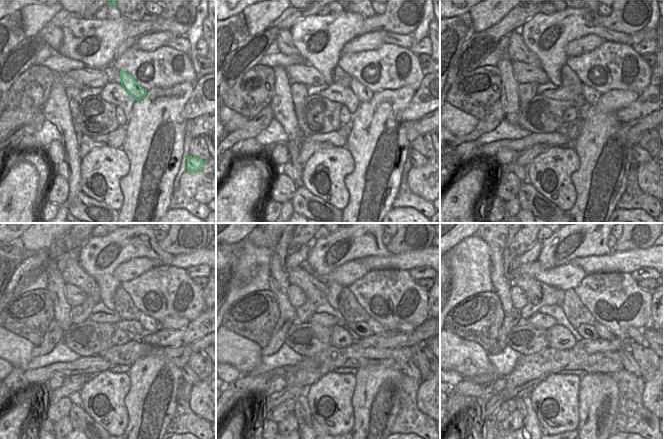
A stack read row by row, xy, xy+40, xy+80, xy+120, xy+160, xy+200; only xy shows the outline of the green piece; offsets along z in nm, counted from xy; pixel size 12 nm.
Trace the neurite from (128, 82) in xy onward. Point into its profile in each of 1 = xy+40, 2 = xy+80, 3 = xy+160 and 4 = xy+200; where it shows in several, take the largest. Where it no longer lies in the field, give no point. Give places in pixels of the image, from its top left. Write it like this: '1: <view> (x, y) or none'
1: xy+40 (364, 94)
2: xy+80 (591, 96)
3: xy+160 (378, 329)
4: xy+200 (605, 333)

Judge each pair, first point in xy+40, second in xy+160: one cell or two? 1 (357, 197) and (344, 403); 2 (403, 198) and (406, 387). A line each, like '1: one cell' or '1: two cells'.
1: two cells
2: one cell

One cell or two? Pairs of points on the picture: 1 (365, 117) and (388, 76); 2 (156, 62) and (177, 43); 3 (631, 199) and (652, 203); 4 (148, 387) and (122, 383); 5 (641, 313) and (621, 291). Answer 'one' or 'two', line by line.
1: two
2: two
3: one
4: two
5: one

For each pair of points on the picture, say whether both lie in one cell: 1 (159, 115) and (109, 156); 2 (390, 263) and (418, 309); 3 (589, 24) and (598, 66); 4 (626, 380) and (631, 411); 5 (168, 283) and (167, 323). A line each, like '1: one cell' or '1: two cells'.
1: two cells
2: two cells
3: two cells
4: one cell
5: two cells

